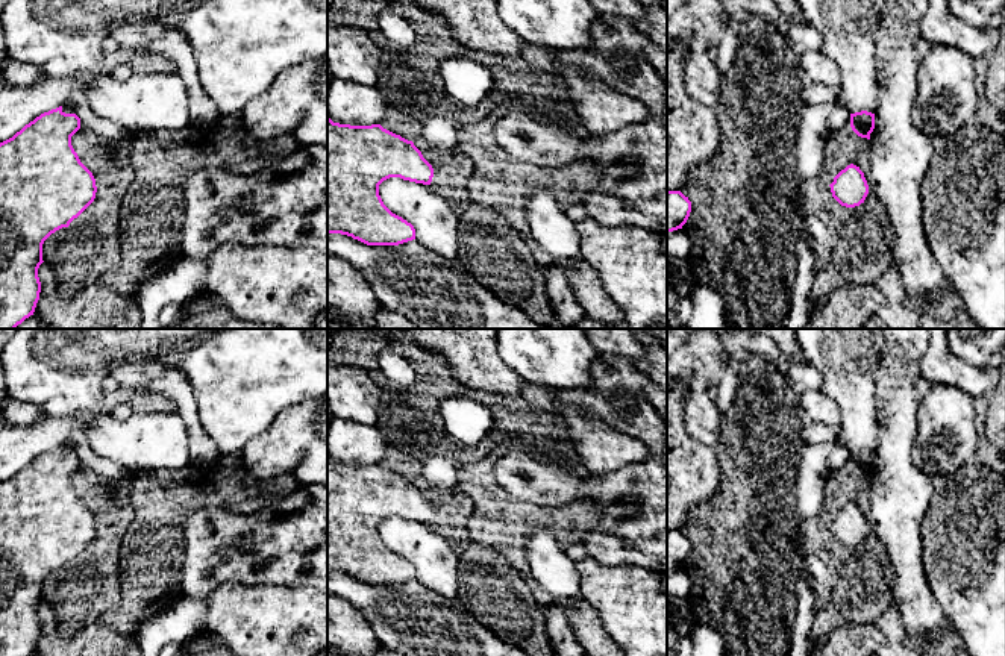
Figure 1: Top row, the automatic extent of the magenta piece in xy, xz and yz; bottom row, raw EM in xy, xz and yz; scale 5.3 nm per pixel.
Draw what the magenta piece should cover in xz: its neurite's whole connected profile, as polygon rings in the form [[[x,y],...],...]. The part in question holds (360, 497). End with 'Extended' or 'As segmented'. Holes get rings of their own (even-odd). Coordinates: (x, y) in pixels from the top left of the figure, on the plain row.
[[[327,458],[327,574],[347,574],[367,585],[399,585],[415,579],[414,565],[393,553],[379,535],[379,524],[390,517],[430,524],[434,508],[412,480],[380,464],[350,465]]]. As segmented

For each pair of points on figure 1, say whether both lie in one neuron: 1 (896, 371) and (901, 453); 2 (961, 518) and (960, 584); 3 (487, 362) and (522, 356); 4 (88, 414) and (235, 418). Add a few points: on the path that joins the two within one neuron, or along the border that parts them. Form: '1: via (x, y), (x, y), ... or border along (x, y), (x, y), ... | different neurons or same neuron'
1: via (898, 391), (898, 434) | same neuron
2: via (961, 535), (961, 567) | same neuron
3: border along (496, 344), (497, 355), (522, 379) | different neurons
4: via (100, 365), (118, 347), (176, 347), (199, 370) | same neuron

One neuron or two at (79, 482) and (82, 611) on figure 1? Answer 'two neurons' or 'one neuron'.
one neuron

